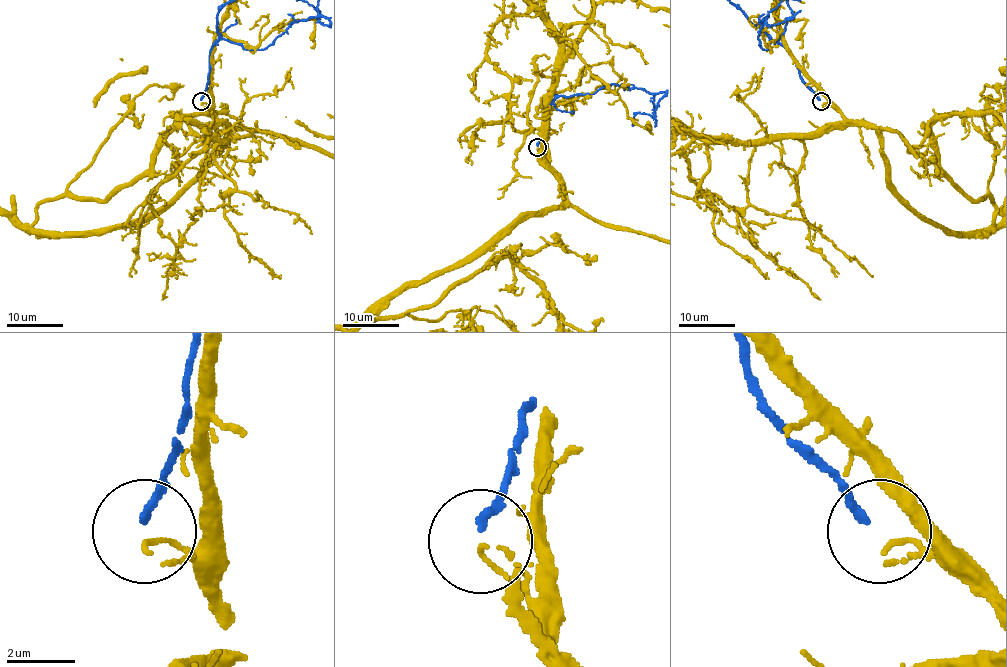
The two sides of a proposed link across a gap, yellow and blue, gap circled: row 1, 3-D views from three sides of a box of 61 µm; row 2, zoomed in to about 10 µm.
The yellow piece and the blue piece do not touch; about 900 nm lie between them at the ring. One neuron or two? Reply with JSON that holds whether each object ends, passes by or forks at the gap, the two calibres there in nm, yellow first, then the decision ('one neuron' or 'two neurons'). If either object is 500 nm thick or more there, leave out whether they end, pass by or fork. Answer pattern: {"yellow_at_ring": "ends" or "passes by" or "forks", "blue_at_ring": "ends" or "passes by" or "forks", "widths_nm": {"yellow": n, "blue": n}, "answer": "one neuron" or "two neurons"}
{"yellow_at_ring": "ends", "blue_at_ring": "ends", "widths_nm": {"yellow": 140, "blue": 240}, "answer": "two neurons"}

